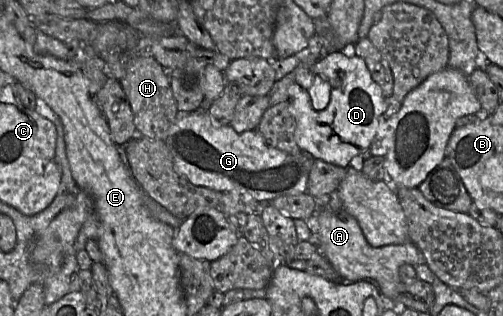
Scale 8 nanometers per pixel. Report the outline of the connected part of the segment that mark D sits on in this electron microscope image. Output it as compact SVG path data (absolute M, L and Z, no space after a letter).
M351 49L342 51L329 52L322 59L318 60L313 66L311 74L311 85L315 82L316 77L327 81L330 85L330 101L324 110L315 110L310 101L308 90L294 82L289 87L289 105L290 112L295 120L296 129L294 133L295 141L301 151L313 159L319 159L324 162L334 164L343 168L350 166L351 160L362 154L368 149L376 137L379 128L386 121L386 103L382 89L372 79L370 72L361 57L355 56Z

